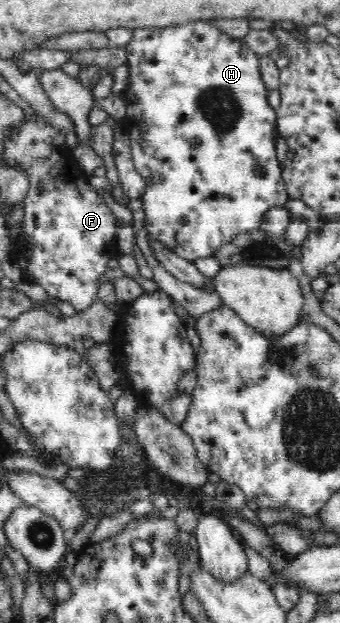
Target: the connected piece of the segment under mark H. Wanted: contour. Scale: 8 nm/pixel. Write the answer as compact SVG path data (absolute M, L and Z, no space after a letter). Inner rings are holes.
M211 20L162 28L138 28L133 30L133 38L124 48L128 52L129 81L127 88L122 93L126 105L126 116L120 121L120 126L129 137L135 169L147 182L141 201L146 214L145 228L148 235L164 243L168 249L176 252L176 255L182 259L194 262L196 259L214 255L220 246L231 242L240 233L260 230L264 222L264 215L274 207L283 207L289 198L283 181L281 163L276 157L279 139L276 110L268 103L268 89L261 78L259 68L260 55L252 52L243 39L230 37L219 27L214 27ZM258 167L262 168L260 175L256 173Z

